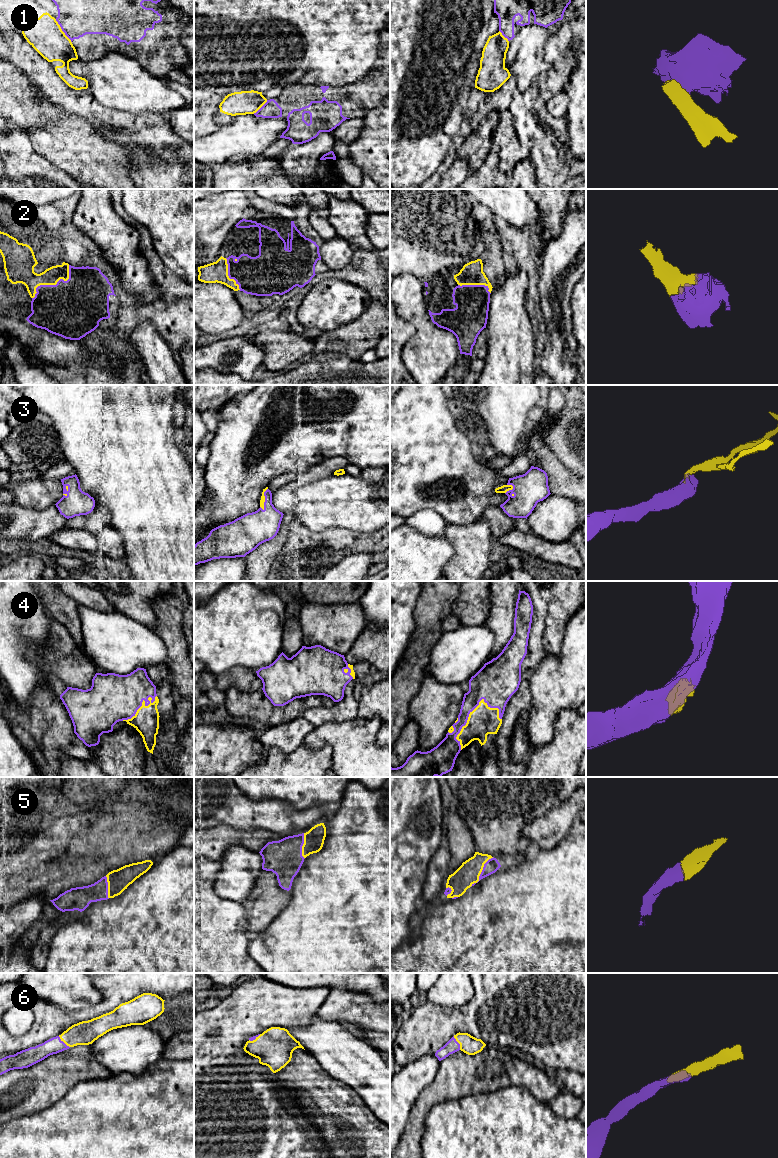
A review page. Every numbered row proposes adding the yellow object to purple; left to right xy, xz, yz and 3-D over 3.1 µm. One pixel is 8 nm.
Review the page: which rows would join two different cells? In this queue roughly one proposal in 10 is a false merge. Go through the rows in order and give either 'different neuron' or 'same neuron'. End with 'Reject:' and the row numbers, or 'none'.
1: different neuron
2: same neuron
3: same neuron
4: same neuron
5: same neuron
6: same neuron
Reject: 1

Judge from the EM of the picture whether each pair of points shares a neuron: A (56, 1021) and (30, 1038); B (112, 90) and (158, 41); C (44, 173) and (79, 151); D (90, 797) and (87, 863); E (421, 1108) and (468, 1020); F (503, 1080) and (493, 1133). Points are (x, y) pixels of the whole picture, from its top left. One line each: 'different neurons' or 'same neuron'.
A: same neuron
B: different neurons
C: different neurons
D: different neurons
E: different neurons
F: different neurons

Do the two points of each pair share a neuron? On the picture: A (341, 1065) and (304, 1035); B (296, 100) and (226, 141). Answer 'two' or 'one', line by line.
A: one
B: two

